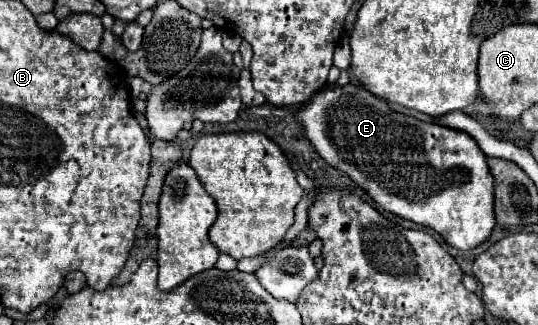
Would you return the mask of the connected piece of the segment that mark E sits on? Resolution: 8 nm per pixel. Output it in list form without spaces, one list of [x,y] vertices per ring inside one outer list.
[[[345,84],[343,88],[327,86],[319,90],[309,104],[299,108],[297,118],[321,158],[329,166],[335,166],[351,176],[351,180],[361,186],[383,210],[433,228],[449,246],[457,250],[473,250],[491,236],[495,228],[493,176],[485,166],[487,158],[483,150],[469,134],[393,112],[387,102],[353,84]]]

